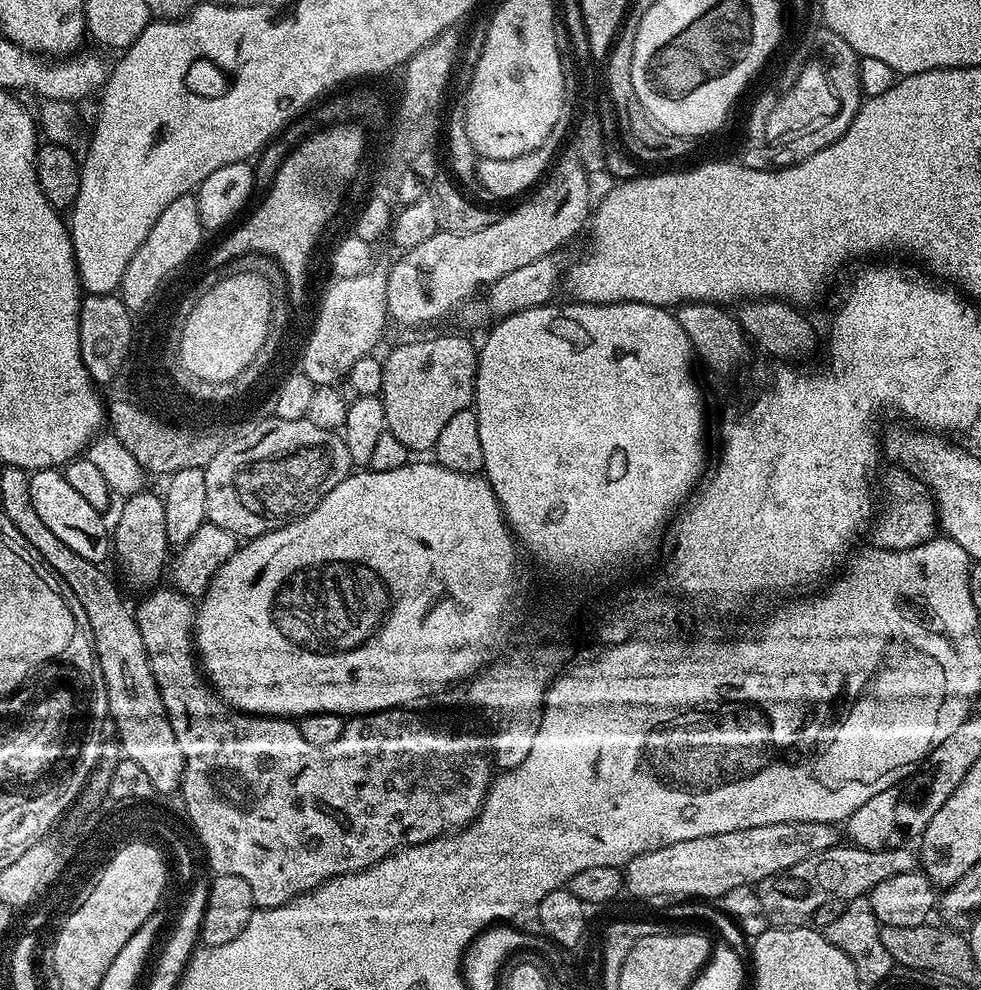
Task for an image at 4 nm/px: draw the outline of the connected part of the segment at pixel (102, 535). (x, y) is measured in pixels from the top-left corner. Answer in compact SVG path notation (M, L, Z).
M41 468L31 473L31 497L34 498L34 510L38 510L38 518L54 530L54 538L62 538L74 554L82 554L90 562L103 565L104 559L110 556L110 532L104 529L104 520L101 513L90 502L70 486L64 477L63 471L55 468Z

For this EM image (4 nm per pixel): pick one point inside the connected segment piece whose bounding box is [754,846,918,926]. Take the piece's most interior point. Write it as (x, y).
(789, 898)

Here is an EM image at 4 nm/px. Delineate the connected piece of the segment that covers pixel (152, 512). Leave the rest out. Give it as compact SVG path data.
M141 490L129 495L125 502L116 530L112 532L112 548L114 554L122 560L127 574L138 584L152 584L162 574L170 545L166 538L166 512L163 497L149 490Z

